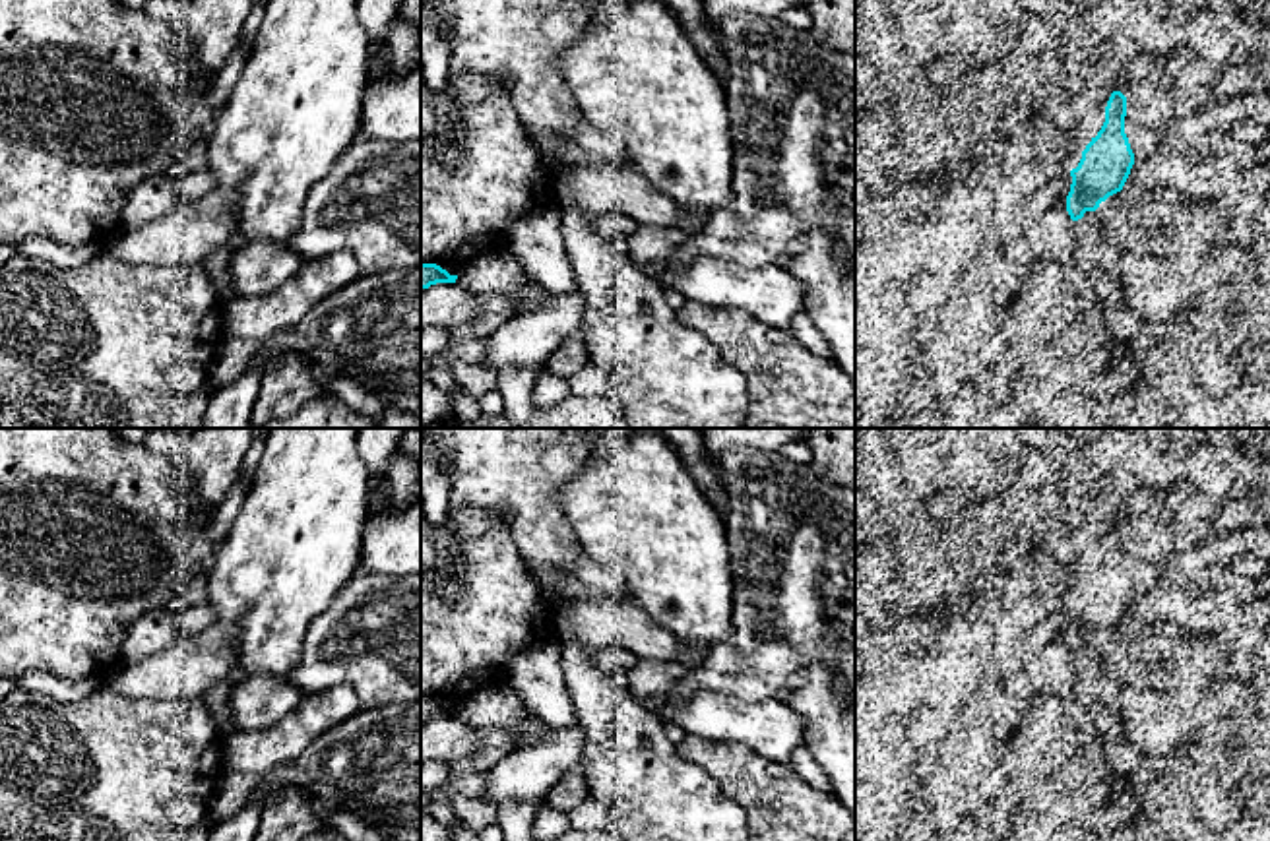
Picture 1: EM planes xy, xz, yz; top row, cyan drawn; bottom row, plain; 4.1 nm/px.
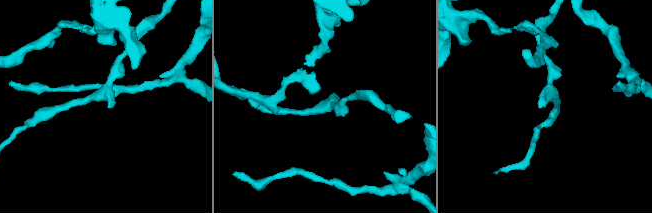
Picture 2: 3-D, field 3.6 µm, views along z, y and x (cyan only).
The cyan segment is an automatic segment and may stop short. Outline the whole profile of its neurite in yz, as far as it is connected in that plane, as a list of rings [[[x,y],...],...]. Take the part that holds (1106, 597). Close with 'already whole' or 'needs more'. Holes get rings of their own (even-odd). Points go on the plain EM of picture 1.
[[[1113,525],[1105,541],[1105,556],[1082,585],[1066,630],[1066,645],[1074,657],[1074,684],[1070,696],[1090,707],[1095,698],[1101,659],[1095,643],[1109,630],[1123,624],[1134,587],[1125,568],[1127,531]]]; needs more

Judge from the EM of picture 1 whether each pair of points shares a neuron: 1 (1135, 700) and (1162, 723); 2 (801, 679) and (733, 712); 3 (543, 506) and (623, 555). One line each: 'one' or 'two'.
1: one
2: two
3: two

